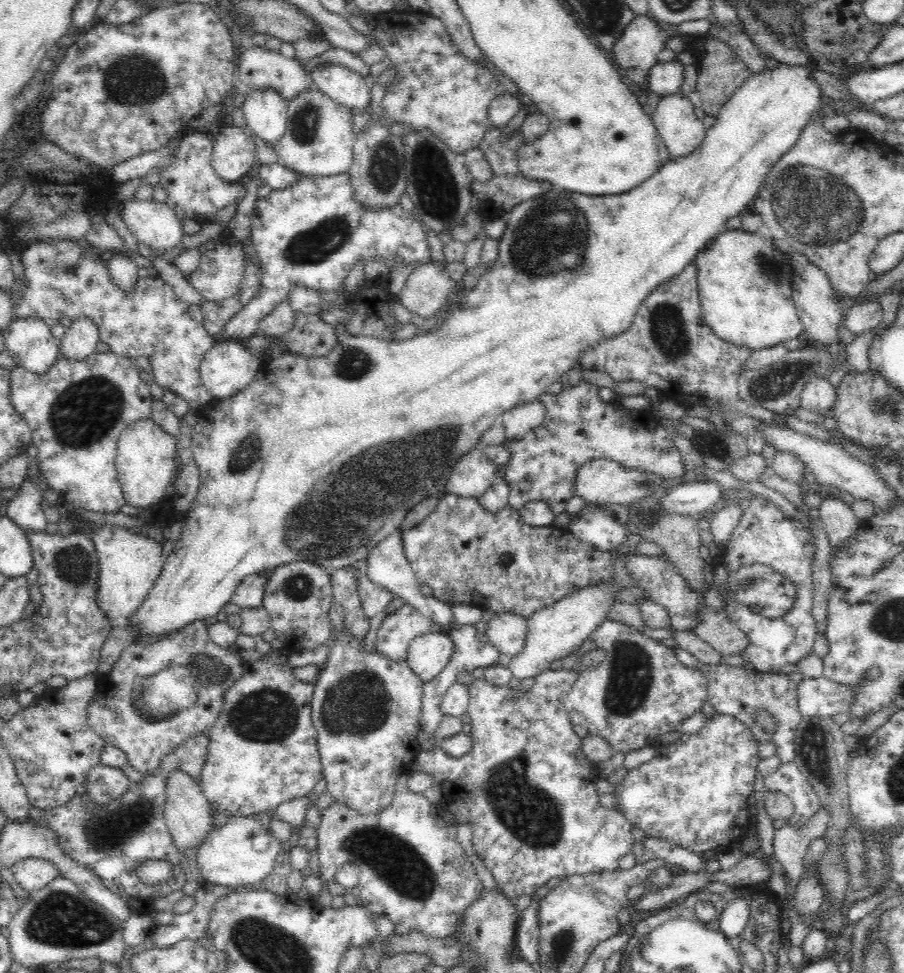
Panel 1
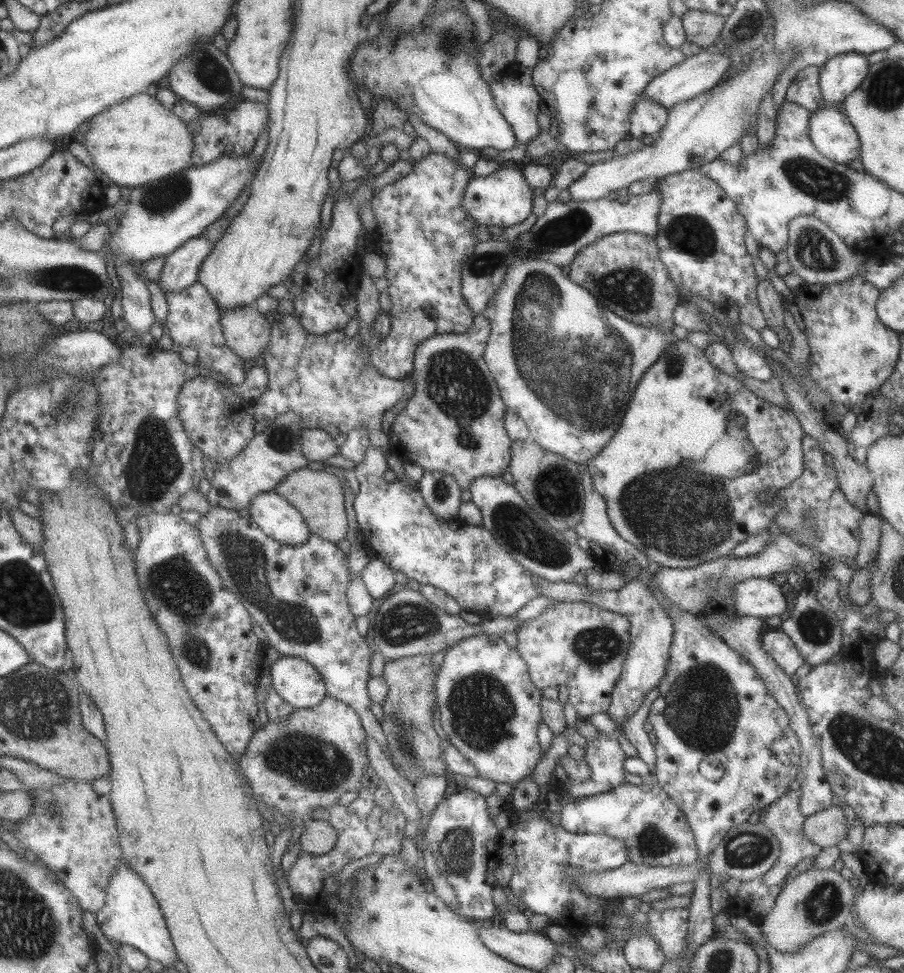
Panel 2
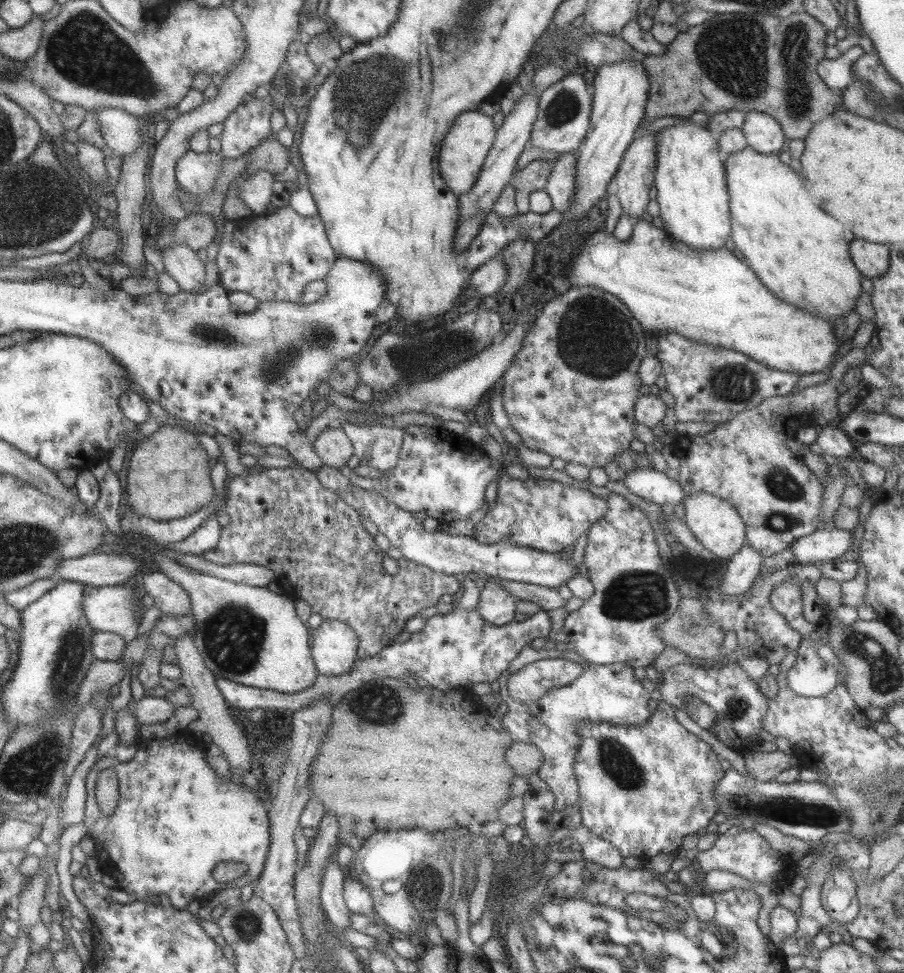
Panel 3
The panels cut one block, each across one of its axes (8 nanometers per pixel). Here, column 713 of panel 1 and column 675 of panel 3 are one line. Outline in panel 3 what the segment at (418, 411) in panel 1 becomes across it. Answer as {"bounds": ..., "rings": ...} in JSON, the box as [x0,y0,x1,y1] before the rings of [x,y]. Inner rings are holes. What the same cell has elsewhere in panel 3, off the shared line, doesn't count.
{"bounds":[654,117,732,251],"rings":[[[686,117],[684,123],[663,128],[656,136],[658,166],[654,182],[665,232],[692,249],[712,251],[725,247],[732,227],[729,188],[718,140],[699,117],[697,123]]]}

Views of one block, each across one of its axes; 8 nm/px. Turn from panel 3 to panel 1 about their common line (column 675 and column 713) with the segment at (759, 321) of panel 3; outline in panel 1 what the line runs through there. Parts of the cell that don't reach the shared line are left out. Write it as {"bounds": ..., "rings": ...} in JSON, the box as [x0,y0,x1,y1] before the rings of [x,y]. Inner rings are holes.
{"bounds":[695,228,804,350],"rings":[[[741,228],[728,230],[696,255],[695,262],[701,316],[718,338],[752,350],[804,338],[792,299],[790,259],[772,238],[766,240]]]}

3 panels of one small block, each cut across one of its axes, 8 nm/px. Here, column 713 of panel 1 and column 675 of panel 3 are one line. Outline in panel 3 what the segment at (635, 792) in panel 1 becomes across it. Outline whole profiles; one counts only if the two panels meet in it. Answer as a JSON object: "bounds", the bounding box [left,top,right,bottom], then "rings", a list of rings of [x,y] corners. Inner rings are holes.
{"bounds":[574,701,725,861],"rings":[[[659,701],[652,716],[646,725],[616,725],[606,722],[585,723],[579,727],[582,745],[579,748],[578,755],[574,764],[574,773],[579,785],[580,796],[580,814],[582,815],[582,825],[586,826],[594,836],[598,836],[612,843],[613,846],[621,853],[623,858],[635,857],[638,860],[646,861],[657,854],[671,854],[674,850],[682,848],[684,836],[694,835],[698,830],[706,828],[710,824],[713,816],[718,813],[718,804],[714,801],[714,790],[725,776],[725,771],[720,764],[721,759],[712,750],[712,746],[698,736],[694,736],[680,725],[676,719],[672,705],[666,701]]]}

